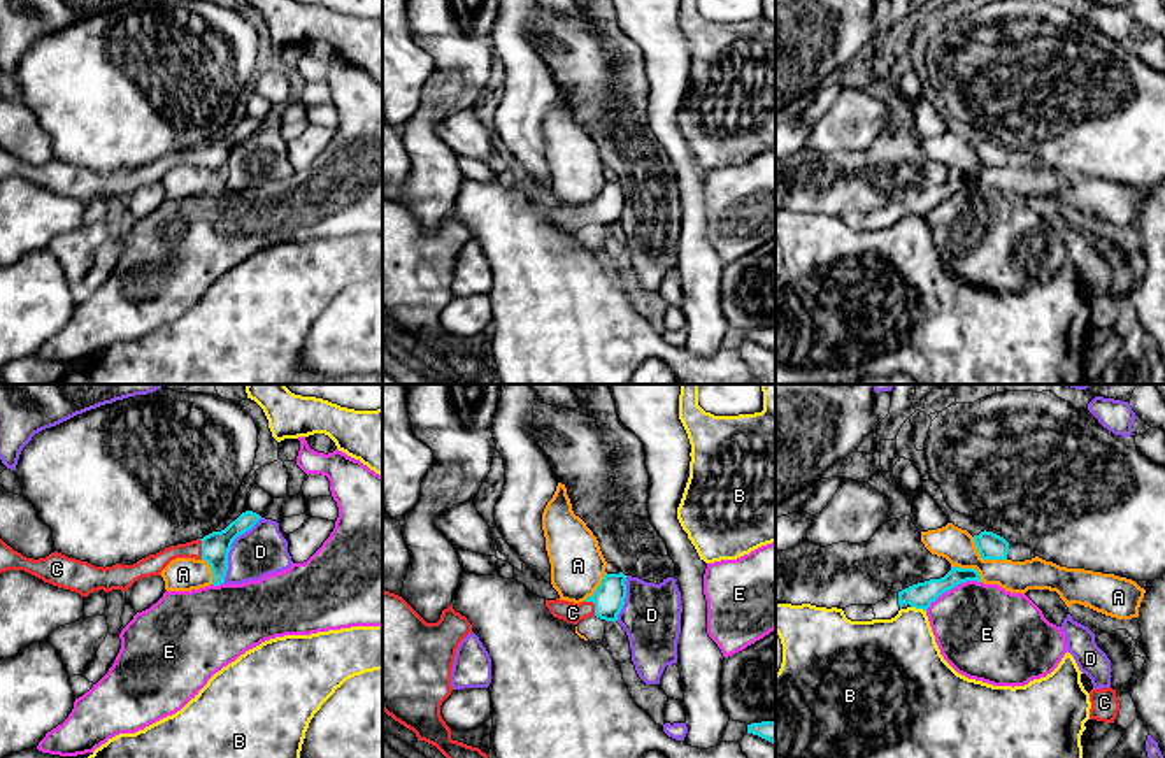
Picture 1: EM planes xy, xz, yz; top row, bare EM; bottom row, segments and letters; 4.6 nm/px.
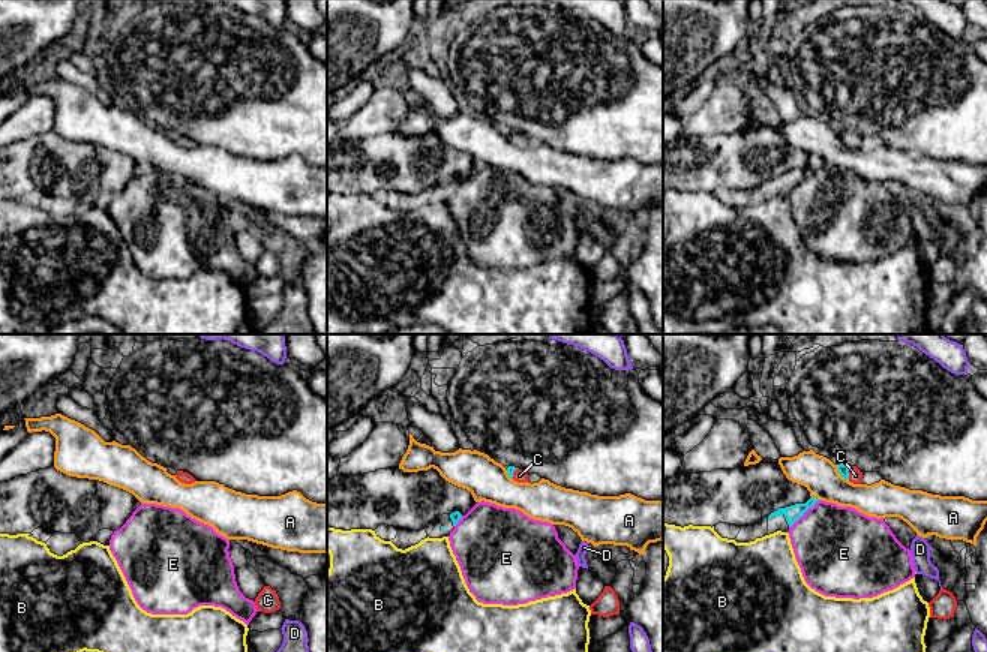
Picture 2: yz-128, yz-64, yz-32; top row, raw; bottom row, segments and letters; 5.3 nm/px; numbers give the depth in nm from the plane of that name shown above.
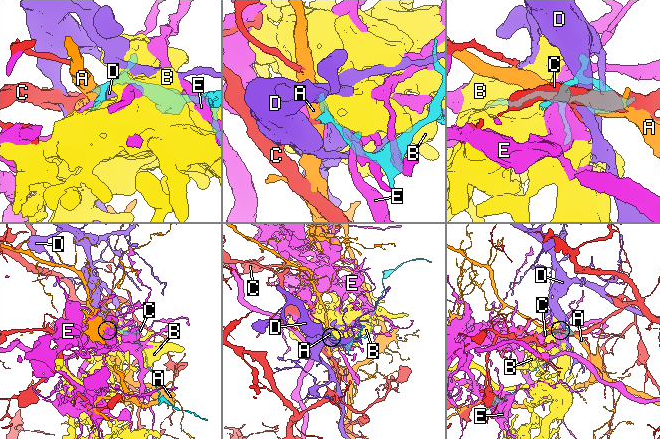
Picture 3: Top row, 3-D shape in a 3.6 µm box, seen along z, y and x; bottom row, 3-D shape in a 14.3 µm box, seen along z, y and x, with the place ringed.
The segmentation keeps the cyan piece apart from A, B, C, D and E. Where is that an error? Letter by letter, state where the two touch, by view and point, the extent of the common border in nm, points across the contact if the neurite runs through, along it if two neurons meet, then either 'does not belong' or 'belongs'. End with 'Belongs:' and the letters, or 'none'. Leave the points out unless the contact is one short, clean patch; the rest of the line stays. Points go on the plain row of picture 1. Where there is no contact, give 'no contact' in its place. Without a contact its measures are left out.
A: yz (985, 165) | 190 nm | along yz (972, 144), (983, 165), (1006, 167) | does not belong
B: yz (918, 214) | 80 nm | does not belong
C: xz (595, 213) | 90 nm | across xz (609, 204), (595, 213), (572, 220) | belongs
D: xy (230, 155) | 340 nm | along xy (260, 123), (234, 148), (223, 188) | does not belong
E: yz (951, 195) | 280 nm | does not belong
Belongs: C

